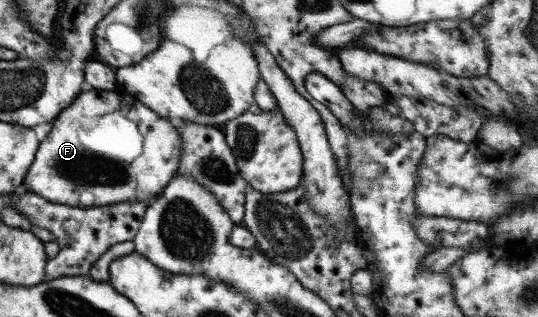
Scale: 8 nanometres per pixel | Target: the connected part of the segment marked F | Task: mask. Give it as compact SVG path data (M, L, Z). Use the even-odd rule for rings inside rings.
M89 87L80 91L51 122L51 131L38 142L33 161L22 183L28 187L29 193L38 195L49 203L71 207L90 208L133 200L147 200L150 203L176 175L181 151L181 136L173 121L159 117L137 99L125 96L121 91Z

